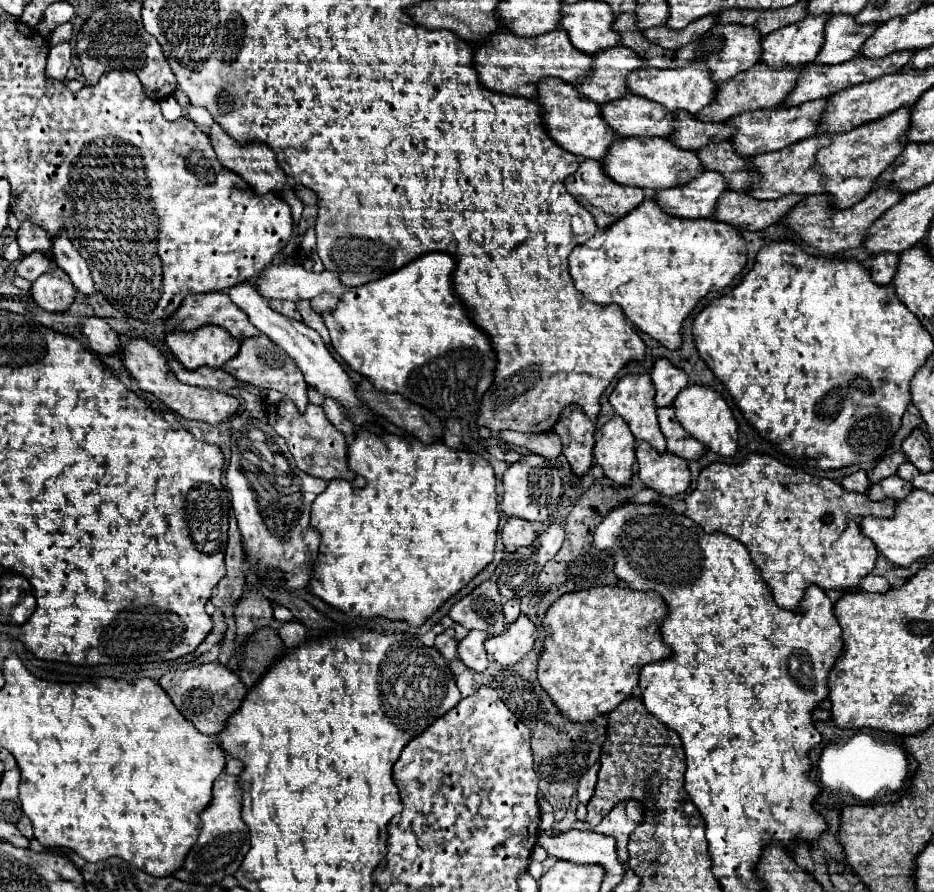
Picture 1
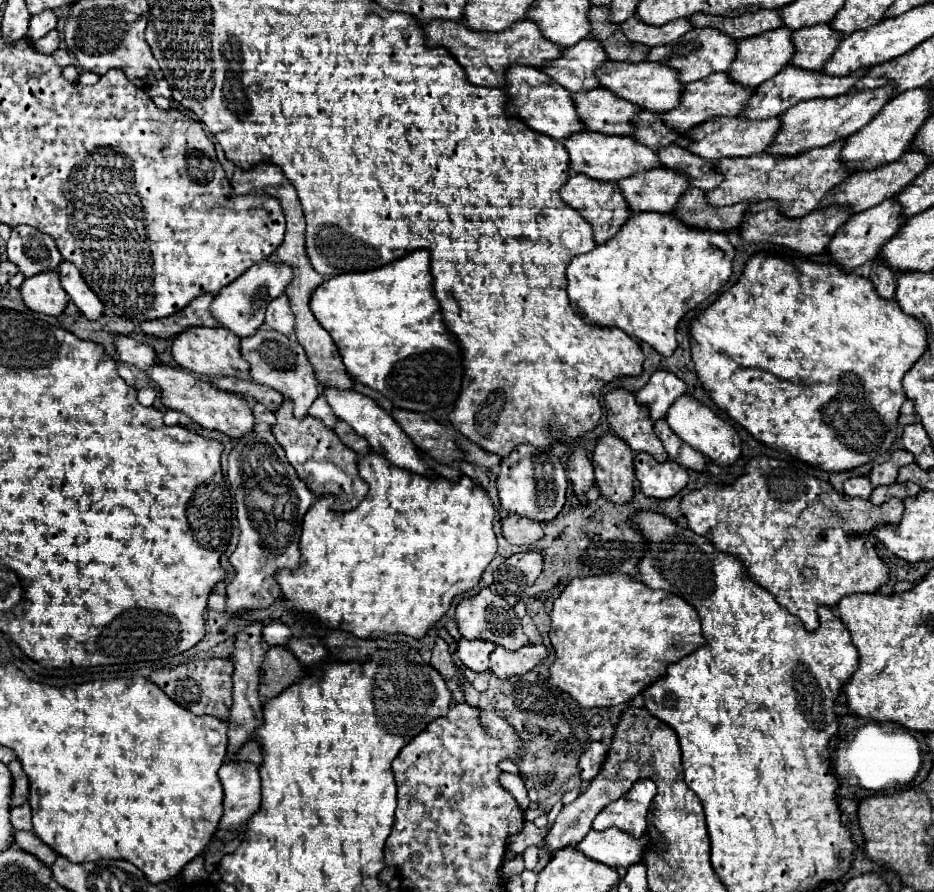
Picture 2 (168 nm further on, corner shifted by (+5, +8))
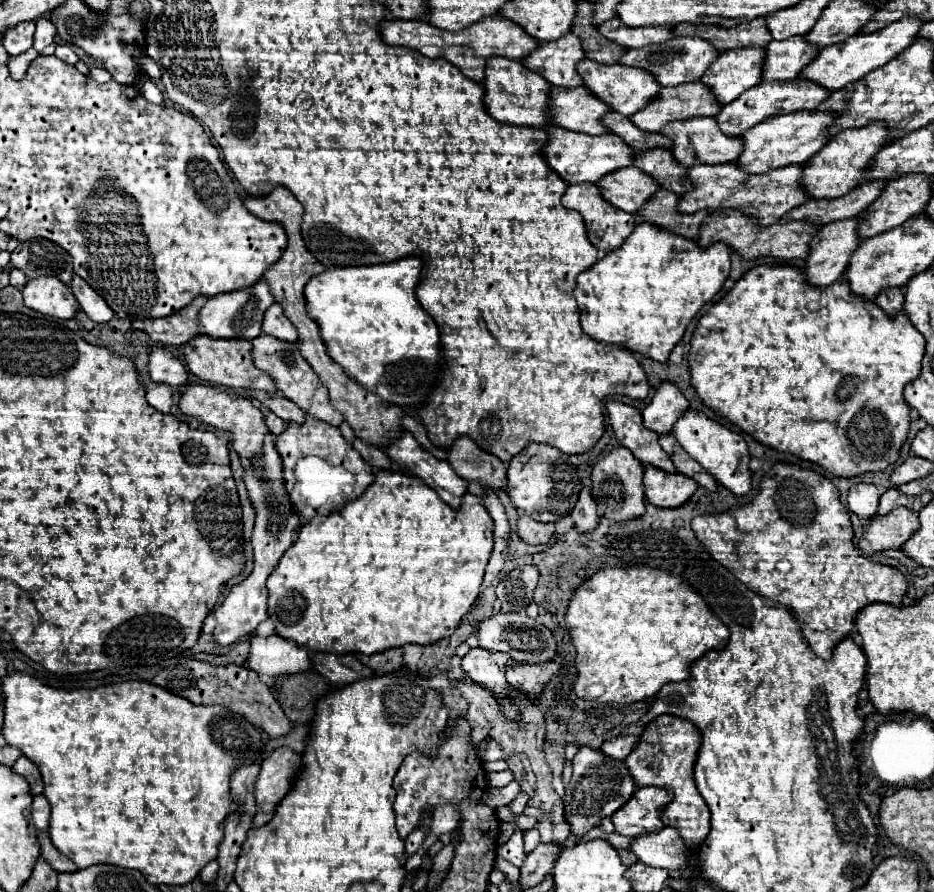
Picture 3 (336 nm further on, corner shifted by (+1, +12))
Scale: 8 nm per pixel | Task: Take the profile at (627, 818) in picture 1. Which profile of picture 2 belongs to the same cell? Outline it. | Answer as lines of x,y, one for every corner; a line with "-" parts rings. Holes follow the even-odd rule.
652,780
636,782
622,798
610,802
594,818
594,830
606,830
610,826
620,828
632,836
642,836
646,832
648,808
656,796
656,784

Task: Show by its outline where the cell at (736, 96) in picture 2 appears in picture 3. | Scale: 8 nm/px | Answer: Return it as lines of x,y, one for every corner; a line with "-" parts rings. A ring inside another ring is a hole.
688,82
676,88
662,88
640,112
630,116
636,128
658,132
664,124
692,116
716,116
720,106
702,82

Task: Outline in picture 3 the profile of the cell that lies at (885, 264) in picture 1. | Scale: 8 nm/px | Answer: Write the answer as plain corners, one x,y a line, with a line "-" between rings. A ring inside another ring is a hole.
900,288
884,290
884,292
876,298
876,304
878,304
888,316
896,316
896,314
900,314
902,304
904,304
904,292
902,292

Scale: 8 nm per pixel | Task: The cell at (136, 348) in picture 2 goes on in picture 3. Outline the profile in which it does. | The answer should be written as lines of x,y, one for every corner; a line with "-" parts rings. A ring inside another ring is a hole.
162,346
152,348
150,352
150,378
174,388
186,388
188,384
188,372
184,364

